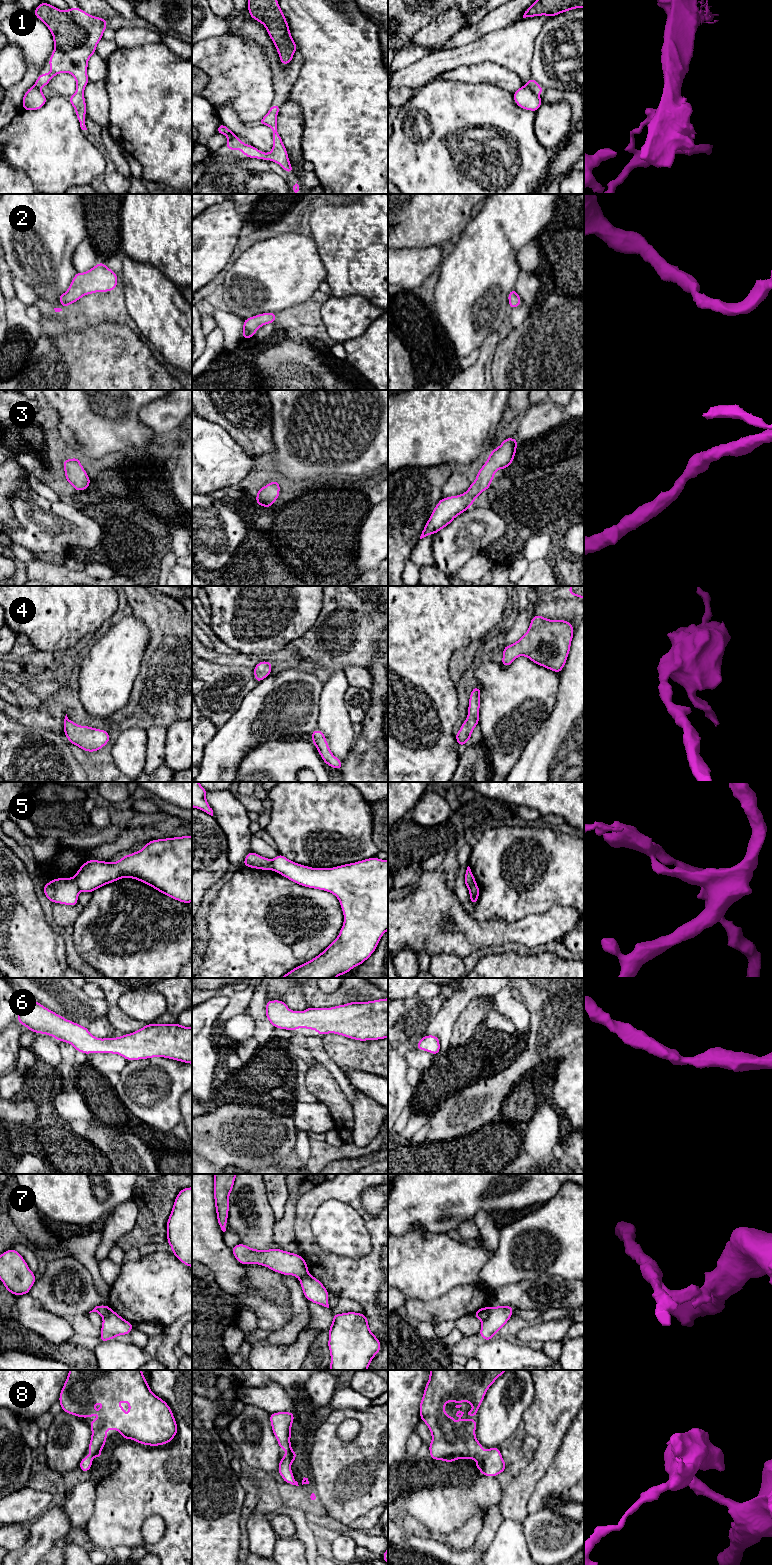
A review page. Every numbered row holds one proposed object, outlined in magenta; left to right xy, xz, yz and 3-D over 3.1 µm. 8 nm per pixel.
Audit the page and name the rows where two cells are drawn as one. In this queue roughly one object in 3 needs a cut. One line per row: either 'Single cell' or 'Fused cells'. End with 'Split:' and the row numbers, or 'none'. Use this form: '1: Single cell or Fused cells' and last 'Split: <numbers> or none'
1: Fused cells
2: Single cell
3: Single cell
4: Single cell
5: Fused cells
6: Single cell
7: Fused cells
8: Single cell
Split: 1, 5, 7

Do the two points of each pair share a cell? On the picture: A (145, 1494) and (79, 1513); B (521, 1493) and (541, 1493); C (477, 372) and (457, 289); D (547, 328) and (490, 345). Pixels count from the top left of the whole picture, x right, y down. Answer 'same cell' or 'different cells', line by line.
A: different cells
B: different cells
C: different cells
D: different cells

